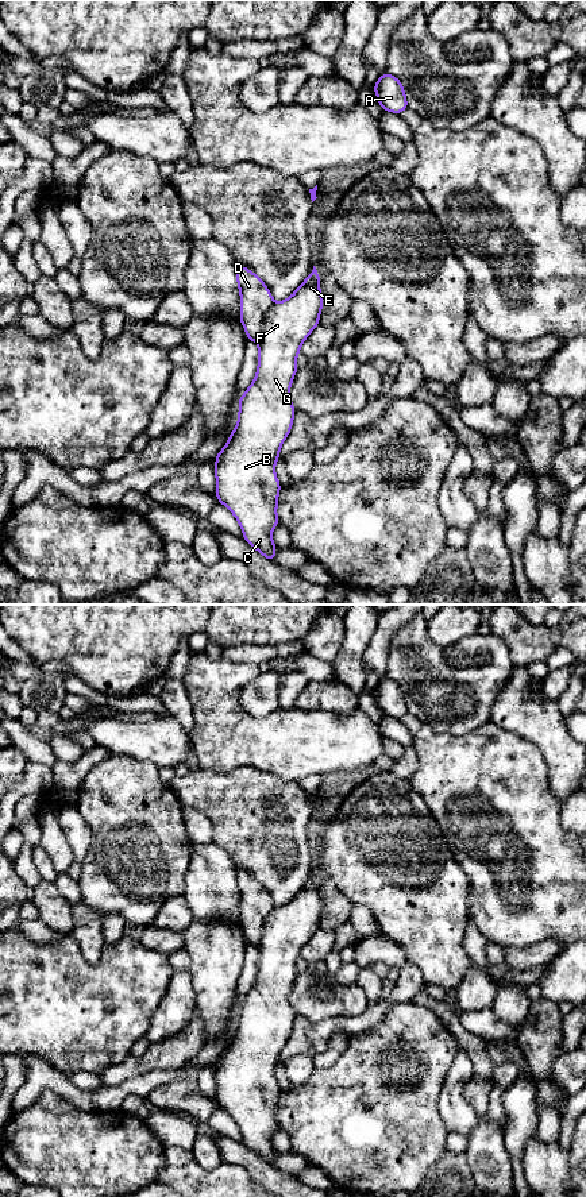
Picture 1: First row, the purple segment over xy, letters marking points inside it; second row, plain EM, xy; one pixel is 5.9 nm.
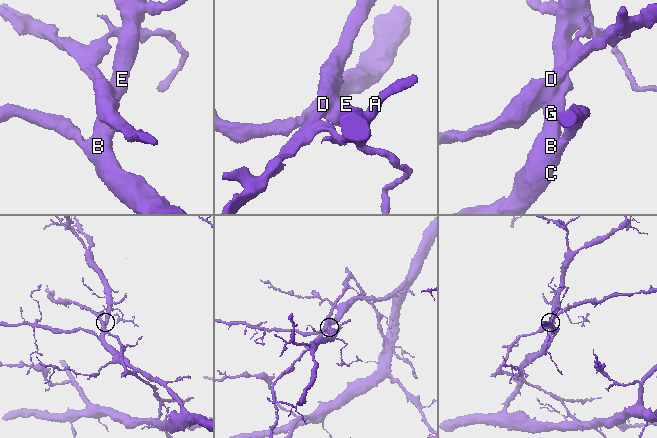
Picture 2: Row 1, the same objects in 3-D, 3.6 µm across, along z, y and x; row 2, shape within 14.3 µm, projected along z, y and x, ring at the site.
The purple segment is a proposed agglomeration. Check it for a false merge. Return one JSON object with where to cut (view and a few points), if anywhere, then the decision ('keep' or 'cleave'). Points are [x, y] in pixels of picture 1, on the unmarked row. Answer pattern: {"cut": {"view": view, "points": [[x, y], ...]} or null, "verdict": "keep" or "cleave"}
{"cut": {"view": "xy", "points": [[274, 907], [266, 918], [262, 938], [257, 946]]}, "verdict": "cleave"}

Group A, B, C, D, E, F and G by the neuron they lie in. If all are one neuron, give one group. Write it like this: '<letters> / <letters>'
A B C E F G / D

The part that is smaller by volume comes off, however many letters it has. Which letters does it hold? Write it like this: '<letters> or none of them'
D

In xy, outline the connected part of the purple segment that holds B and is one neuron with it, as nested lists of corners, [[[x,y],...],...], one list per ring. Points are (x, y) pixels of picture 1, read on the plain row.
[[[313,870],[312,877],[296,896],[267,915],[258,949],[258,973],[252,988],[240,1001],[238,1028],[231,1036],[227,1049],[216,1059],[216,1103],[238,1124],[246,1144],[254,1154],[270,1166],[275,1165],[277,1150],[271,1136],[279,1128],[277,1120],[281,1089],[275,1080],[282,1047],[292,1035],[294,1009],[289,995],[297,977],[297,959],[301,949],[319,930],[323,914],[320,880]]]

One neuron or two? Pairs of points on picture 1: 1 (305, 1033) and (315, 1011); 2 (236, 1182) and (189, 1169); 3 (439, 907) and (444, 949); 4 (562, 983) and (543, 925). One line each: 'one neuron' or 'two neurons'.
1: two neurons
2: one neuron
3: one neuron
4: two neurons

